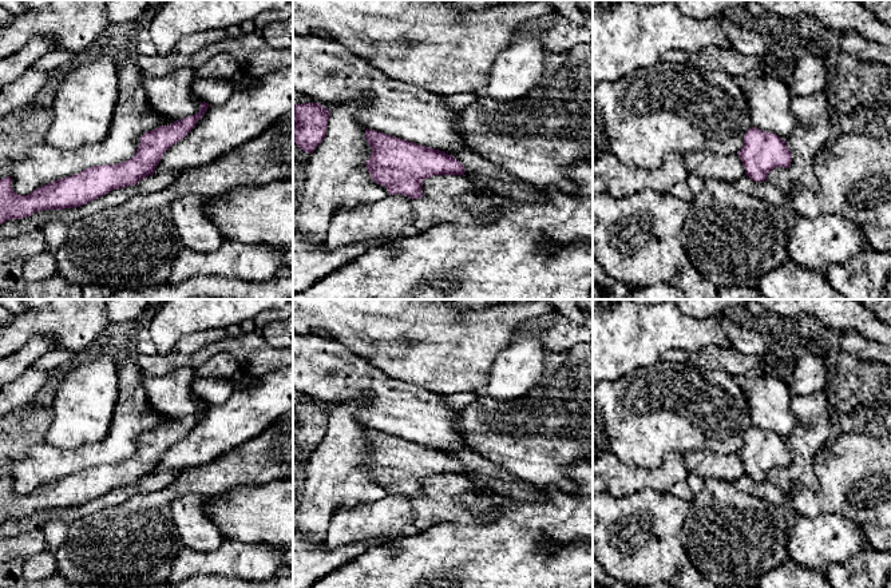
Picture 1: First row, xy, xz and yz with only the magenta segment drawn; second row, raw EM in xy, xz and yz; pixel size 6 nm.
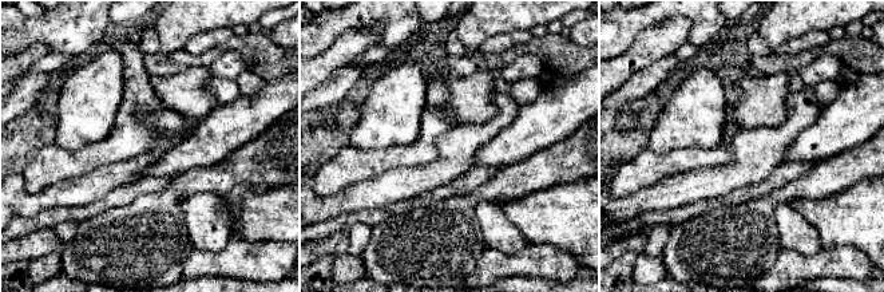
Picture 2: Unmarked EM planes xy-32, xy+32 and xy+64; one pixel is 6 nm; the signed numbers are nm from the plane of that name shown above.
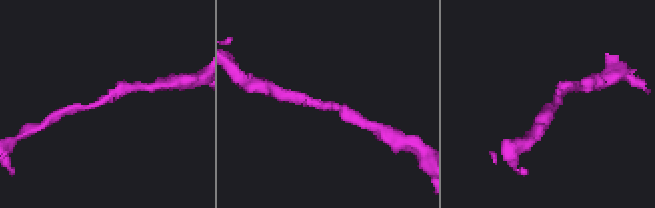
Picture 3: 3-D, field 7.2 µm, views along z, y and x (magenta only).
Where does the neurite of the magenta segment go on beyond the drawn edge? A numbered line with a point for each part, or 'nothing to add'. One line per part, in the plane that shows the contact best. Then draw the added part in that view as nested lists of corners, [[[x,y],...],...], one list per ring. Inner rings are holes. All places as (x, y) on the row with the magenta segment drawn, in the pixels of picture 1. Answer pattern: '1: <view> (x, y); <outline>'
nothing to add

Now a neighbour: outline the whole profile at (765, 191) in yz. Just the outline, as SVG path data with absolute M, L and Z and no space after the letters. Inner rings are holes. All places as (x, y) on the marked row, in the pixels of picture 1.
M742 176L734 183L736 188L749 194L765 203L779 207L785 202L785 195L780 187L768 180L755 182L749 176Z

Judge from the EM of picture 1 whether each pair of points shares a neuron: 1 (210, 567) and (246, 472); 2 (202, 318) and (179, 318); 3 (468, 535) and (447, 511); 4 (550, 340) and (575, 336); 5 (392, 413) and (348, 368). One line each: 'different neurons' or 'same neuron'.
1: different neurons
2: same neuron
3: different neurons
4: same neuron
5: same neuron

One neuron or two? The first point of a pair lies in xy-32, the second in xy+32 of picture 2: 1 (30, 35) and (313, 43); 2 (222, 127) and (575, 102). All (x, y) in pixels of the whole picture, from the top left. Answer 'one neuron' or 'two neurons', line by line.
1: one neuron
2: one neuron

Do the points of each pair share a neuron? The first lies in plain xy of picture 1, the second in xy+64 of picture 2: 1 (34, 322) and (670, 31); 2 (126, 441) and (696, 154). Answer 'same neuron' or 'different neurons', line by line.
1: different neurons
2: same neuron

